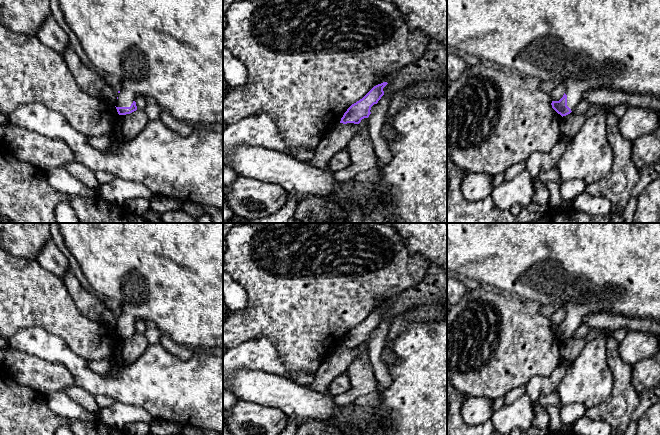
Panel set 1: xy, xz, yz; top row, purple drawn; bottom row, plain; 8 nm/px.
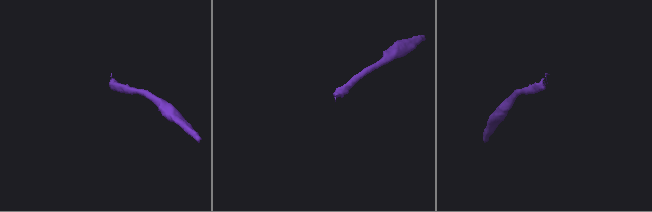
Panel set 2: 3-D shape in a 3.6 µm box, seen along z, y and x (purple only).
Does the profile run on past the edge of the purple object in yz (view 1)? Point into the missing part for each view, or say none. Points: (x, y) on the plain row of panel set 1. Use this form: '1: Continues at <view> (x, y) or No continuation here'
1: Continues at yz (585, 268)

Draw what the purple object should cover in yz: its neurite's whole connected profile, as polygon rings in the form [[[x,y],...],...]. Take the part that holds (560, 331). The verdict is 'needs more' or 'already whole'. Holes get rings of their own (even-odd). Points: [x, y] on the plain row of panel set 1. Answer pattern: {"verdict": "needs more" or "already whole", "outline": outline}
{"verdict": "needs more", "outline": [[[447,223],[447,271],[456,272],[477,281],[480,285],[493,287],[523,300],[530,300],[537,304],[552,304],[565,310],[565,317],[559,325],[552,325],[552,332],[562,341],[574,335],[575,330],[583,322],[586,315],[594,313],[611,313],[630,317],[649,318],[660,322],[660,223]]]}

